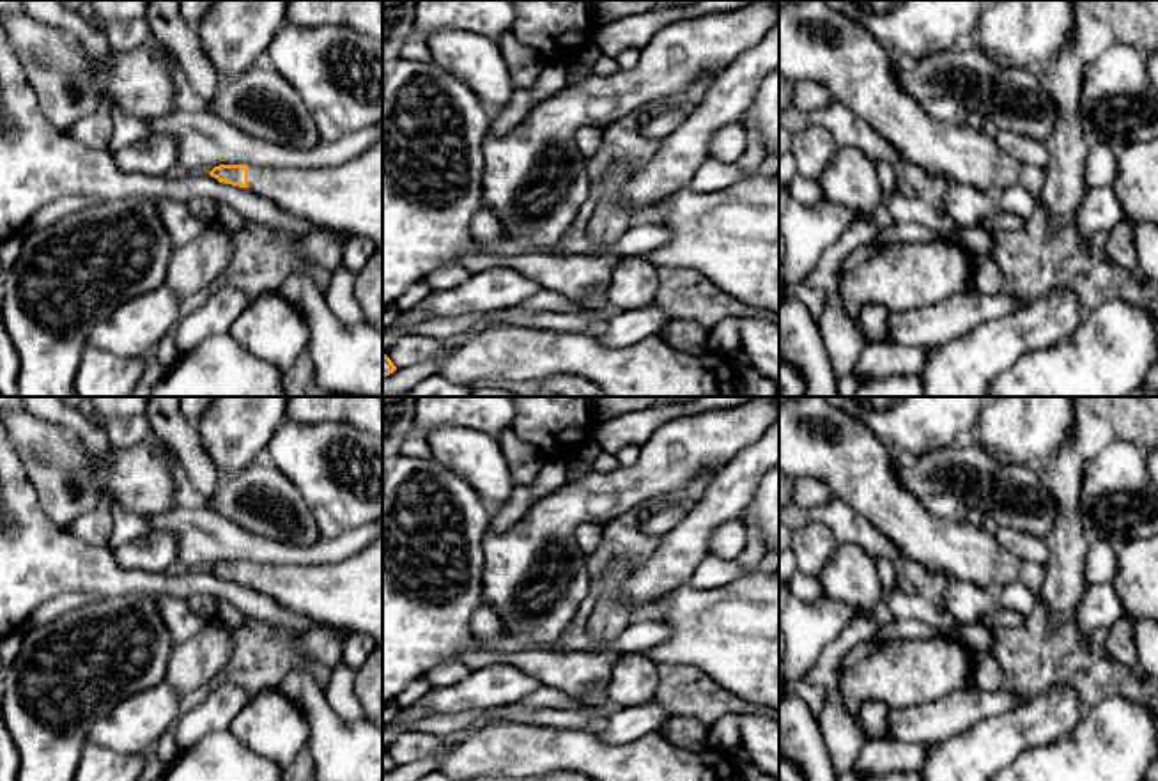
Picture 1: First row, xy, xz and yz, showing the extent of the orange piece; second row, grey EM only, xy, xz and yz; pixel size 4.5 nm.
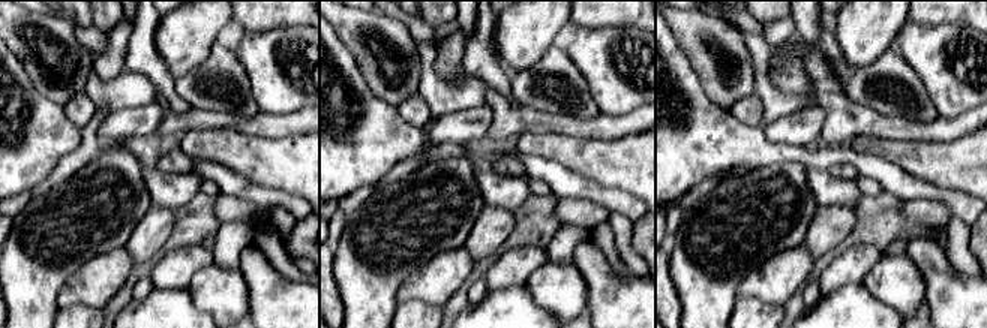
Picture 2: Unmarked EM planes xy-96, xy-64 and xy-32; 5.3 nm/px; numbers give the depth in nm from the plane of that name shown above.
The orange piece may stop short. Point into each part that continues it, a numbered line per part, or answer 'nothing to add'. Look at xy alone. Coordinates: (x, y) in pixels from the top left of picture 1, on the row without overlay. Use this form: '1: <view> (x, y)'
1: xy (349, 594)

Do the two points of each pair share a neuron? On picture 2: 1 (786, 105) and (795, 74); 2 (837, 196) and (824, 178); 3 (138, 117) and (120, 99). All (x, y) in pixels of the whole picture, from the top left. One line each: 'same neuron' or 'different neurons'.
1: different neurons
2: same neuron
3: different neurons

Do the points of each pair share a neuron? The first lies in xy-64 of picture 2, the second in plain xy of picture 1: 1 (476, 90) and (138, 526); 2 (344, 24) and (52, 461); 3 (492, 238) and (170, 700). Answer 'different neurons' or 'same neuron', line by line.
1: same neuron
2: same neuron
3: different neurons

